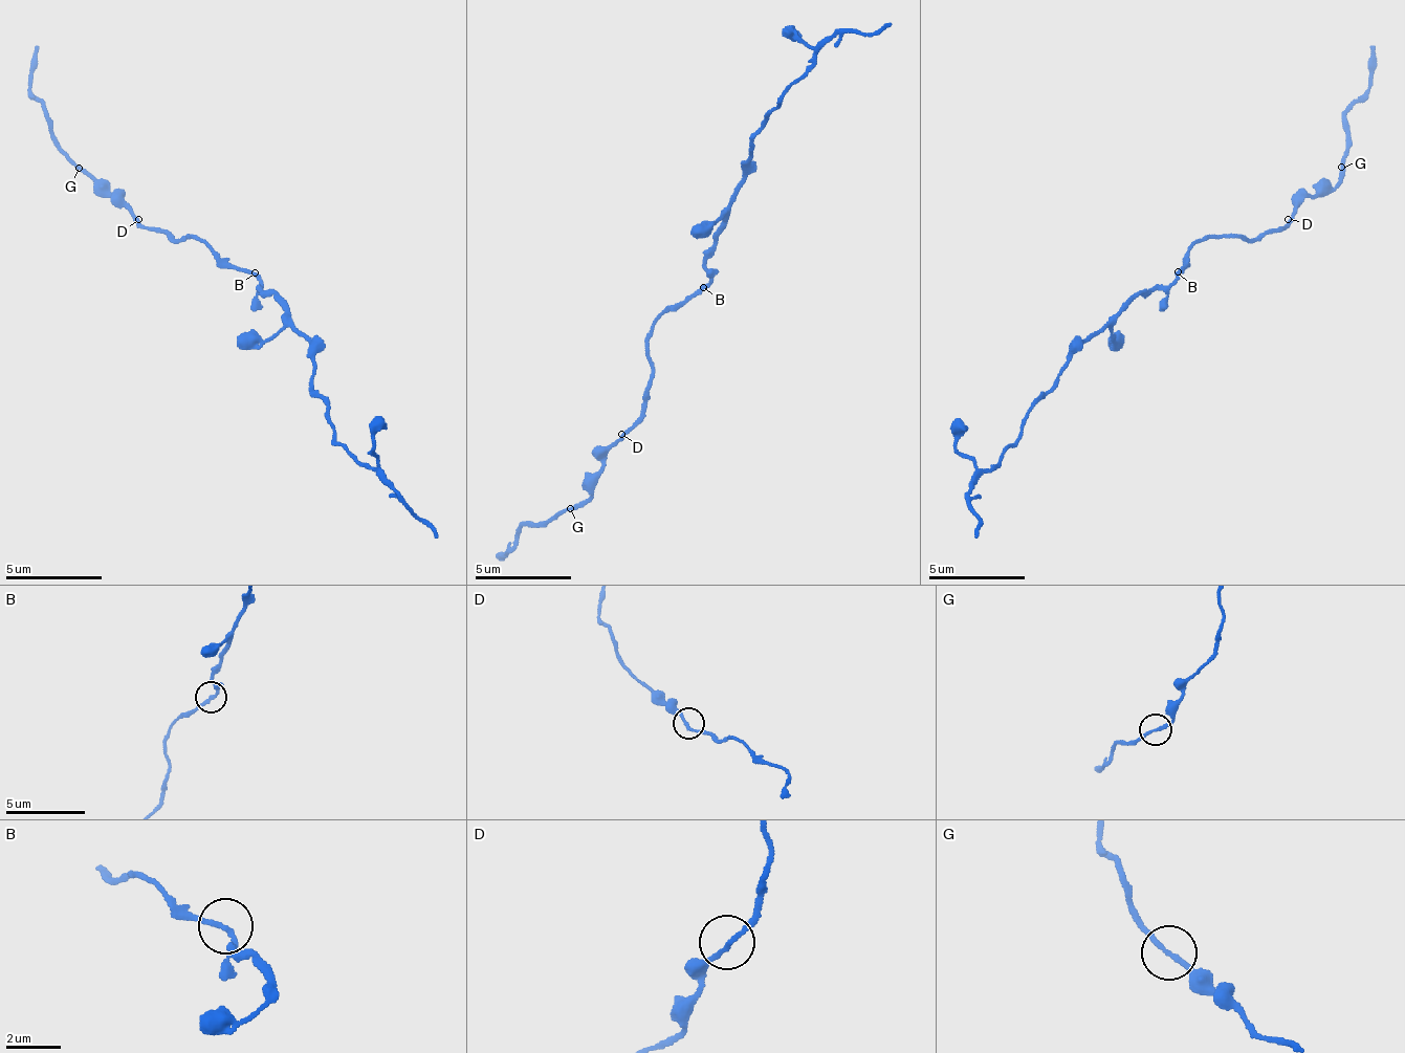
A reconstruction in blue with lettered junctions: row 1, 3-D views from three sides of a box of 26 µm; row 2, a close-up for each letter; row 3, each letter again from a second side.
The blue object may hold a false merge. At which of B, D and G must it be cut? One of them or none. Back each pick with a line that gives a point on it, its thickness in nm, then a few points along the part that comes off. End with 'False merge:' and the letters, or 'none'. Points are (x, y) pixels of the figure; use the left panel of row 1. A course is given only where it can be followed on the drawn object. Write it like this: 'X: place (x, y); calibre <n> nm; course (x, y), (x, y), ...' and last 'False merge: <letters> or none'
False merge: none

